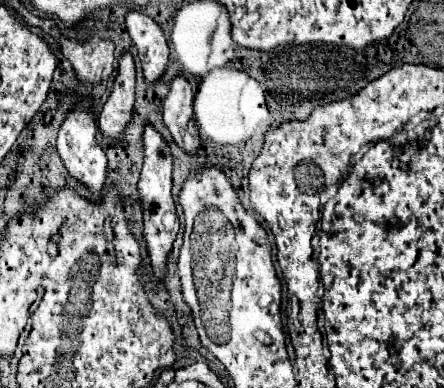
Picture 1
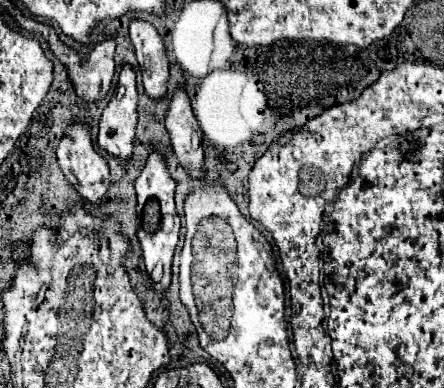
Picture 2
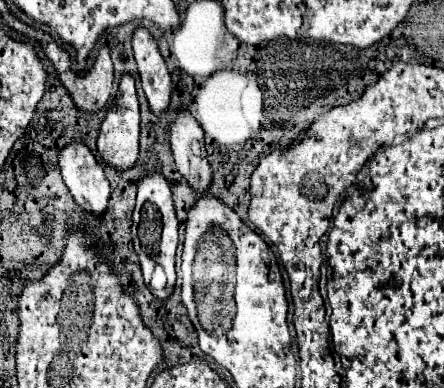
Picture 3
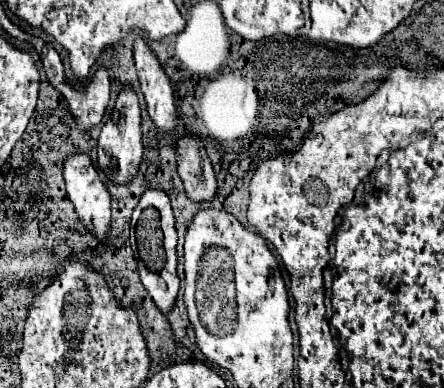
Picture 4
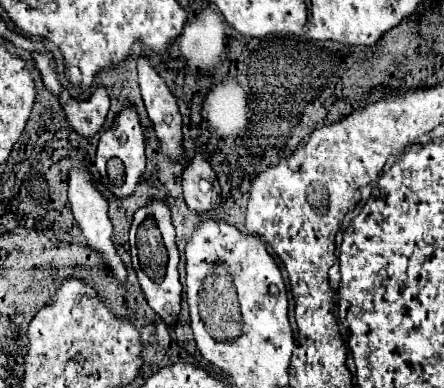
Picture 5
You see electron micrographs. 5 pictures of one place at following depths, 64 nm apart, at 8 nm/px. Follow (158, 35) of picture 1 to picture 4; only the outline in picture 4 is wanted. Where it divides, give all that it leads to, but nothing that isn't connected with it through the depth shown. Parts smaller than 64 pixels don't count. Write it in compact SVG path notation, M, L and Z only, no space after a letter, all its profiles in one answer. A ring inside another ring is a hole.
M138 38L134 44L134 60L136 60L140 88L146 98L148 114L154 120L154 124L166 136L170 136L178 126L176 100L172 94L172 86L170 86L168 76L160 68L154 52L146 46L144 38Z

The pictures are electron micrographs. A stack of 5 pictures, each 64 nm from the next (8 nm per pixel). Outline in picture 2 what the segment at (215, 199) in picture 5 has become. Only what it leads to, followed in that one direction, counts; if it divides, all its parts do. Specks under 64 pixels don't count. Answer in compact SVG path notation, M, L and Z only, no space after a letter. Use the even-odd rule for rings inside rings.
M178 88L170 110L166 114L166 130L170 134L172 150L182 168L194 180L202 180L206 176L204 168L204 148L202 148L202 130L194 120L188 94Z

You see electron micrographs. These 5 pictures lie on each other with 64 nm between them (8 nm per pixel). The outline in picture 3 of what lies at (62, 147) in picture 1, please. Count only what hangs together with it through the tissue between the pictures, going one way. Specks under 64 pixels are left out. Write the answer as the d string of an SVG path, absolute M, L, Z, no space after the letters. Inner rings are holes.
M74 142L60 152L60 170L76 204L102 218L108 210L110 184L94 154L82 142Z

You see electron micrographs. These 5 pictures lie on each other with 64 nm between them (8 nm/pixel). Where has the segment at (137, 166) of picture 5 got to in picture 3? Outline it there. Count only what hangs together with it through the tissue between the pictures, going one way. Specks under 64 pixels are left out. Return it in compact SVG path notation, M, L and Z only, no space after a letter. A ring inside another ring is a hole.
M124 74L120 82L120 94L116 94L116 100L114 100L114 108L108 110L100 128L98 152L102 160L120 172L134 168L138 158L138 146L140 146L138 136L140 136L140 108L138 108L136 86L134 86L134 78L130 74Z

